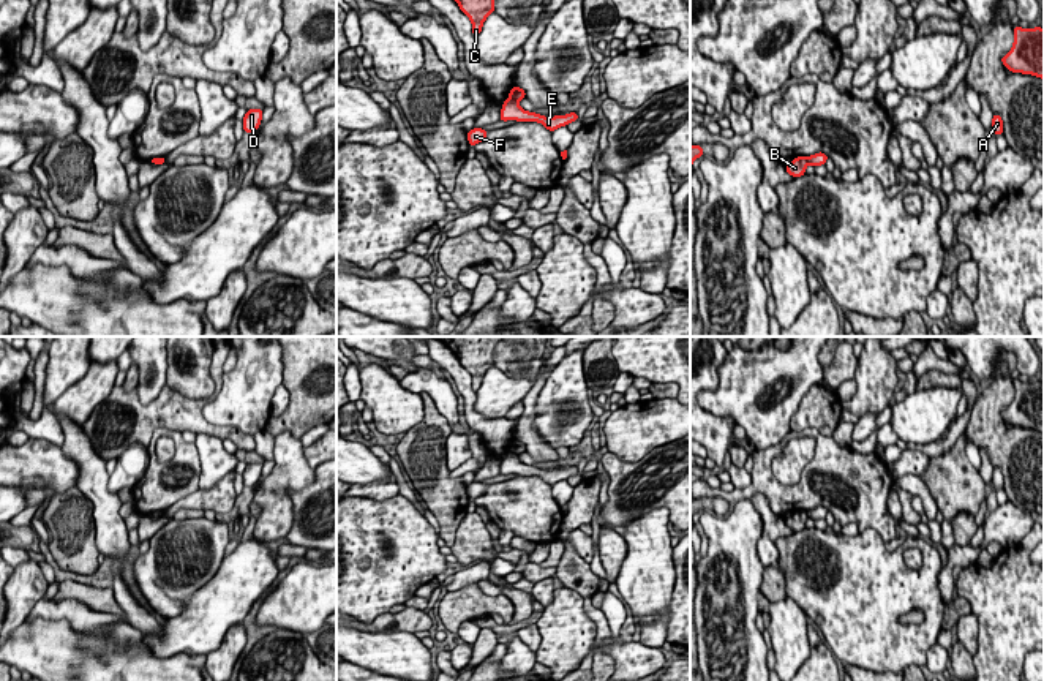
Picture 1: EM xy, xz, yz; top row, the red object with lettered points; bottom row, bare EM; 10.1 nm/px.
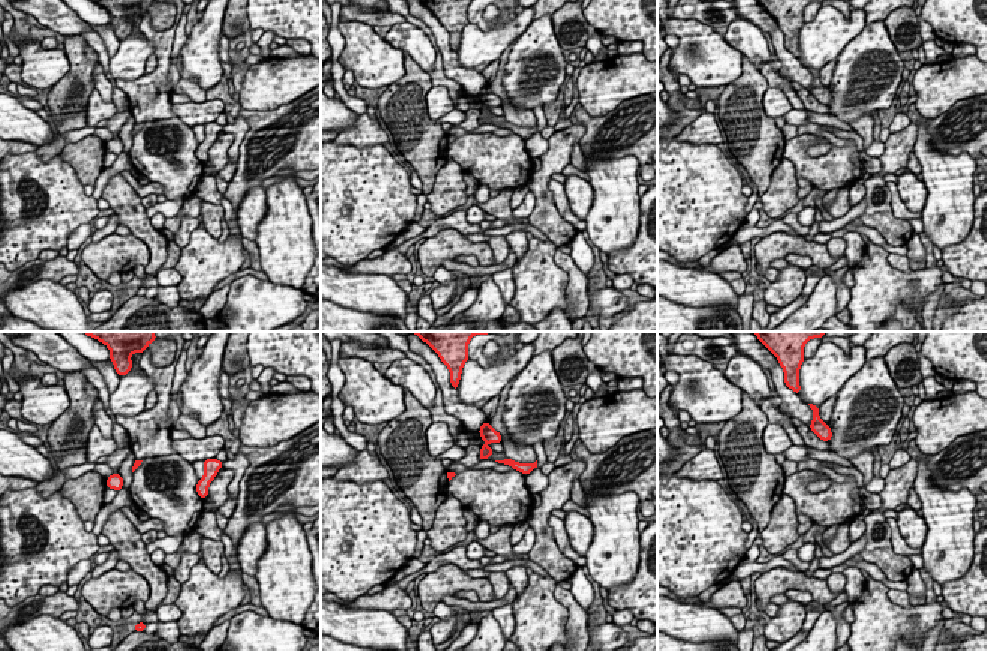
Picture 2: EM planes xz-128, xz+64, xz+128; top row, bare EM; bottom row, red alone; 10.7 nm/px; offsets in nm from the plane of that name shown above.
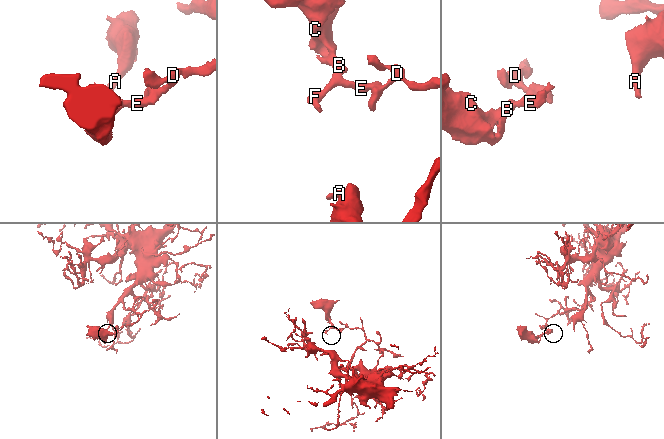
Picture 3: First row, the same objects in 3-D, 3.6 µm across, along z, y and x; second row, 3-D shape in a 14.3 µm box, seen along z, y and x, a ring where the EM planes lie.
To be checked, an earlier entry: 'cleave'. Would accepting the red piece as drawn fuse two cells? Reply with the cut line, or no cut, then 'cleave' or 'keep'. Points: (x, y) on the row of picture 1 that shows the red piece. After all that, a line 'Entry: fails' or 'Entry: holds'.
cut in xz along (510, 98), (517, 101); cleave
Entry: holds

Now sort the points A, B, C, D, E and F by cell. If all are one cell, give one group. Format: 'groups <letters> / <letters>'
groups A D E F / B C

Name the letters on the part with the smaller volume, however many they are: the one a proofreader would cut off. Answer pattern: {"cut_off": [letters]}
{"cut_off": ["B", "C"]}

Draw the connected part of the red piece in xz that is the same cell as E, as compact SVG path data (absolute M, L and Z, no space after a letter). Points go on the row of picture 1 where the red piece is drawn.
M505 100L501 109L499 120L516 120L516 122L539 122L551 133L558 130L559 126L567 126L572 122L580 120L576 112L564 114L564 115L554 115L554 117L545 117L539 115L537 112L529 112L520 107L516 100Z

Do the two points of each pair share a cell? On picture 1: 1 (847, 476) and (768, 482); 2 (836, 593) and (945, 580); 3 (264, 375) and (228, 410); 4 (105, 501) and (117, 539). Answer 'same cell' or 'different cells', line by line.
1: same cell
2: different cells
3: same cell
4: same cell

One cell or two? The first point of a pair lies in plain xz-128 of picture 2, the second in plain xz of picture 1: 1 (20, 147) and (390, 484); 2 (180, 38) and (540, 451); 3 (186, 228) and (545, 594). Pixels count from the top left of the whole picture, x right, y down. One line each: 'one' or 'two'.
1: one
2: one
3: one

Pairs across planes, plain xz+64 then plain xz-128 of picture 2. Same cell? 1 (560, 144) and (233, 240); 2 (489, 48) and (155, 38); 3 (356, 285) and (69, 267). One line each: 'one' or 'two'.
1: two
2: two
3: two

